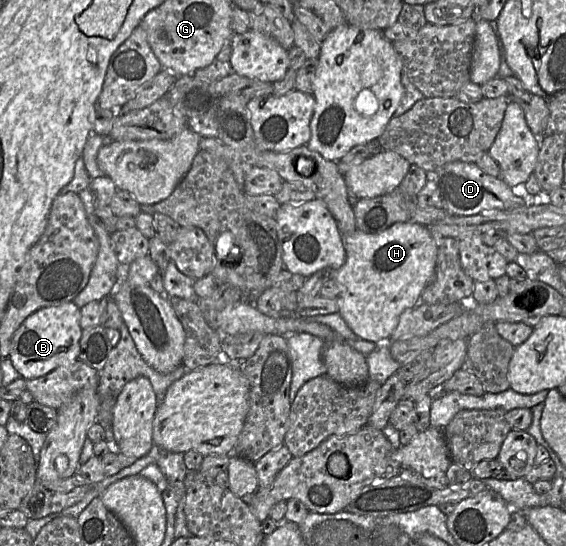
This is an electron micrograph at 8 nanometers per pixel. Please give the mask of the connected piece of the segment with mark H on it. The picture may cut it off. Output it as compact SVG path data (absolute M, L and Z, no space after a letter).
M415 222L396 223L375 234L356 229L351 234L342 235L346 250L346 261L335 272L340 293L336 298L338 313L349 328L360 338L370 342L389 339L397 327L401 314L415 307L423 291L432 283L437 264L437 241L427 226Z

